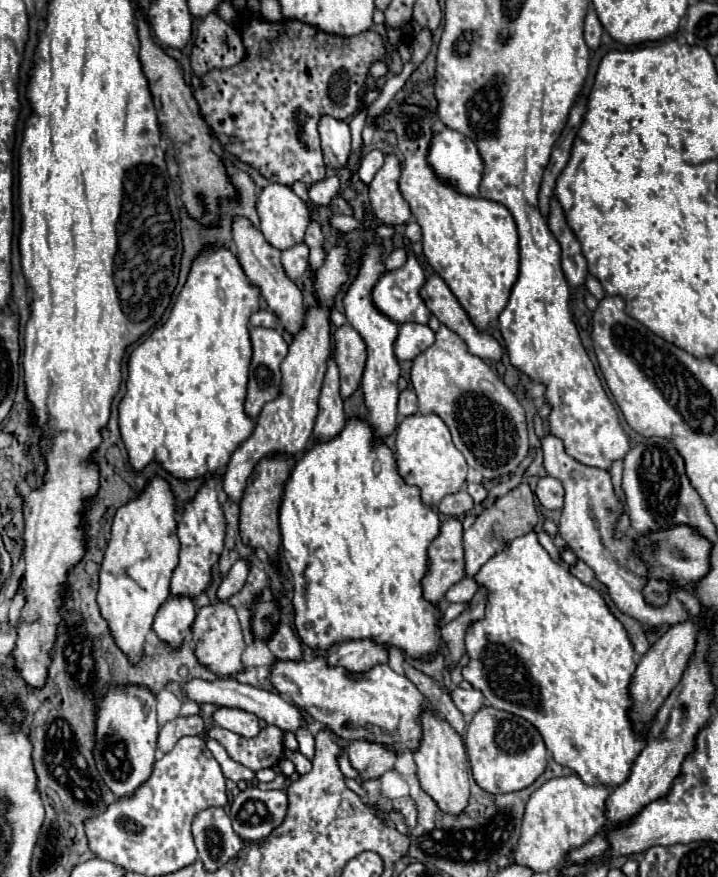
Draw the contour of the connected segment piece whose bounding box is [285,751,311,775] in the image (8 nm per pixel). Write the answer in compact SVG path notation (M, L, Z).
M285 751L285 757L287 757L287 759L291 759L291 761L295 763L295 769L297 769L297 773L299 773L299 775L309 773L311 763L309 763L309 759L305 759L299 751Z

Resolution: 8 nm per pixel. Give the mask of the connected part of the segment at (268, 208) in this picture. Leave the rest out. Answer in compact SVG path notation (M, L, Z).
M271 183L263 189L257 201L257 213L265 239L279 251L299 245L311 223L307 205L291 191L291 187L279 183Z

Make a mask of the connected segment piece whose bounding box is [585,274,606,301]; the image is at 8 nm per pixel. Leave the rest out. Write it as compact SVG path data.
M588 275L585 284L589 293L593 295L598 301L605 297L606 294L602 288L601 283L599 283L599 281L592 275Z

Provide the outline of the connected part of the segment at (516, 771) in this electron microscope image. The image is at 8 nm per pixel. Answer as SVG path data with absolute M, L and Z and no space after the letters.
M481 707L467 725L465 747L471 763L471 773L477 785L487 793L511 793L529 787L547 767L547 749L539 731L513 713Z

